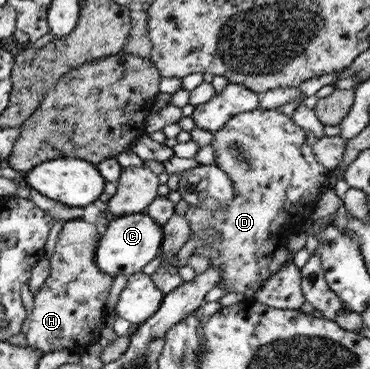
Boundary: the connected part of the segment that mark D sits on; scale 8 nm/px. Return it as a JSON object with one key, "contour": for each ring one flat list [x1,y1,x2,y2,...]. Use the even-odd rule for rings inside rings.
{"contour":[[257,108,234,115,214,135,210,143,216,151,214,165,230,176,236,196,226,209,220,211,190,207,186,212,190,222,188,240,192,233,196,239,203,238,205,227,216,228,219,237,207,240,207,245,214,248,214,253,206,255,206,245,202,245,194,249,192,254,204,255,210,259,210,266,220,266,222,279,216,286,222,287,226,293,238,292,252,298,264,282,294,256,288,245,272,245,278,243,278,227,292,225,298,221,298,217,302,217,294,213,296,205,316,205,317,198,331,188,333,172,316,161,312,146,306,144,305,131,277,110]]}

